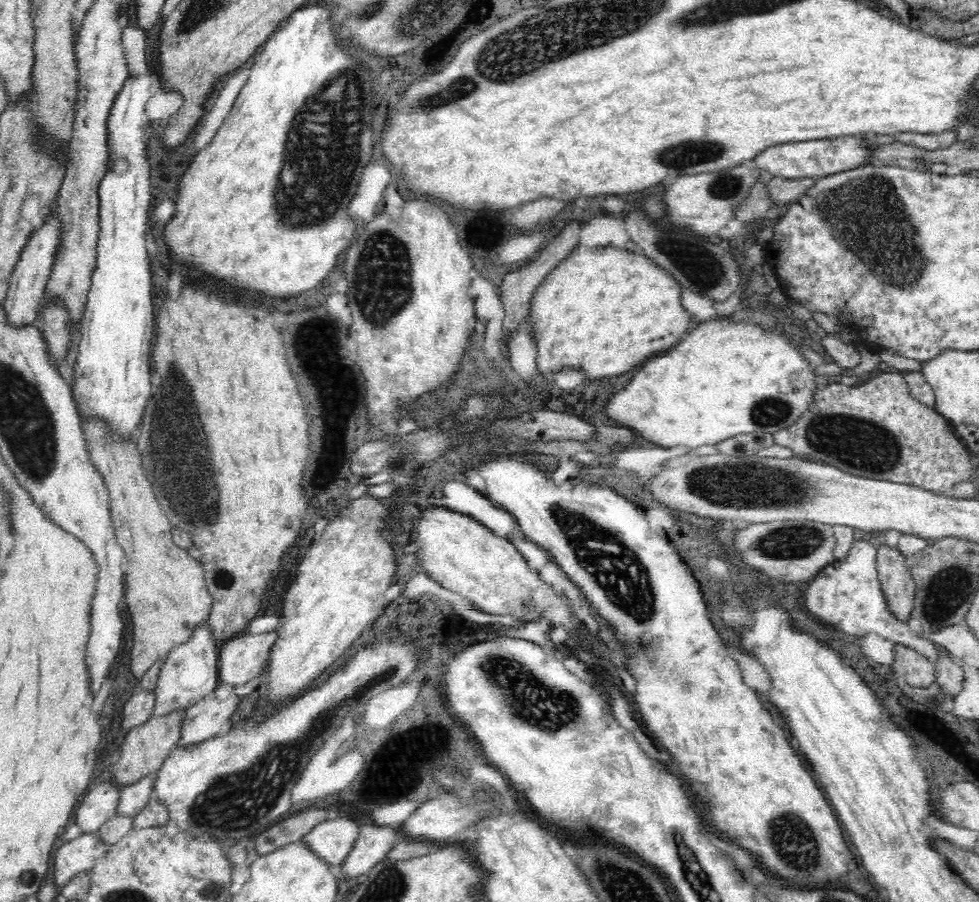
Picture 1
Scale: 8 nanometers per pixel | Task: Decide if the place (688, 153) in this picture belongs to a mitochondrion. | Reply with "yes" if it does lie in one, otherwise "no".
yes

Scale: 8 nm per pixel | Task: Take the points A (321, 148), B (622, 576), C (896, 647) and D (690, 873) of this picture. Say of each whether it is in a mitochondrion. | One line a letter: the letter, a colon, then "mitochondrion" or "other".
A: mitochondrion
B: mitochondrion
C: other
D: mitochondrion

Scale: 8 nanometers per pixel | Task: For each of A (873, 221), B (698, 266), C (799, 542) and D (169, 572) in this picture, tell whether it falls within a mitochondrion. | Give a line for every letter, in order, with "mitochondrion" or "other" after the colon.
A: mitochondrion
B: mitochondrion
C: mitochondrion
D: other

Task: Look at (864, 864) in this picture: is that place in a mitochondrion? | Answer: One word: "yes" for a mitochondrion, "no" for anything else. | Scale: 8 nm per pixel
no

